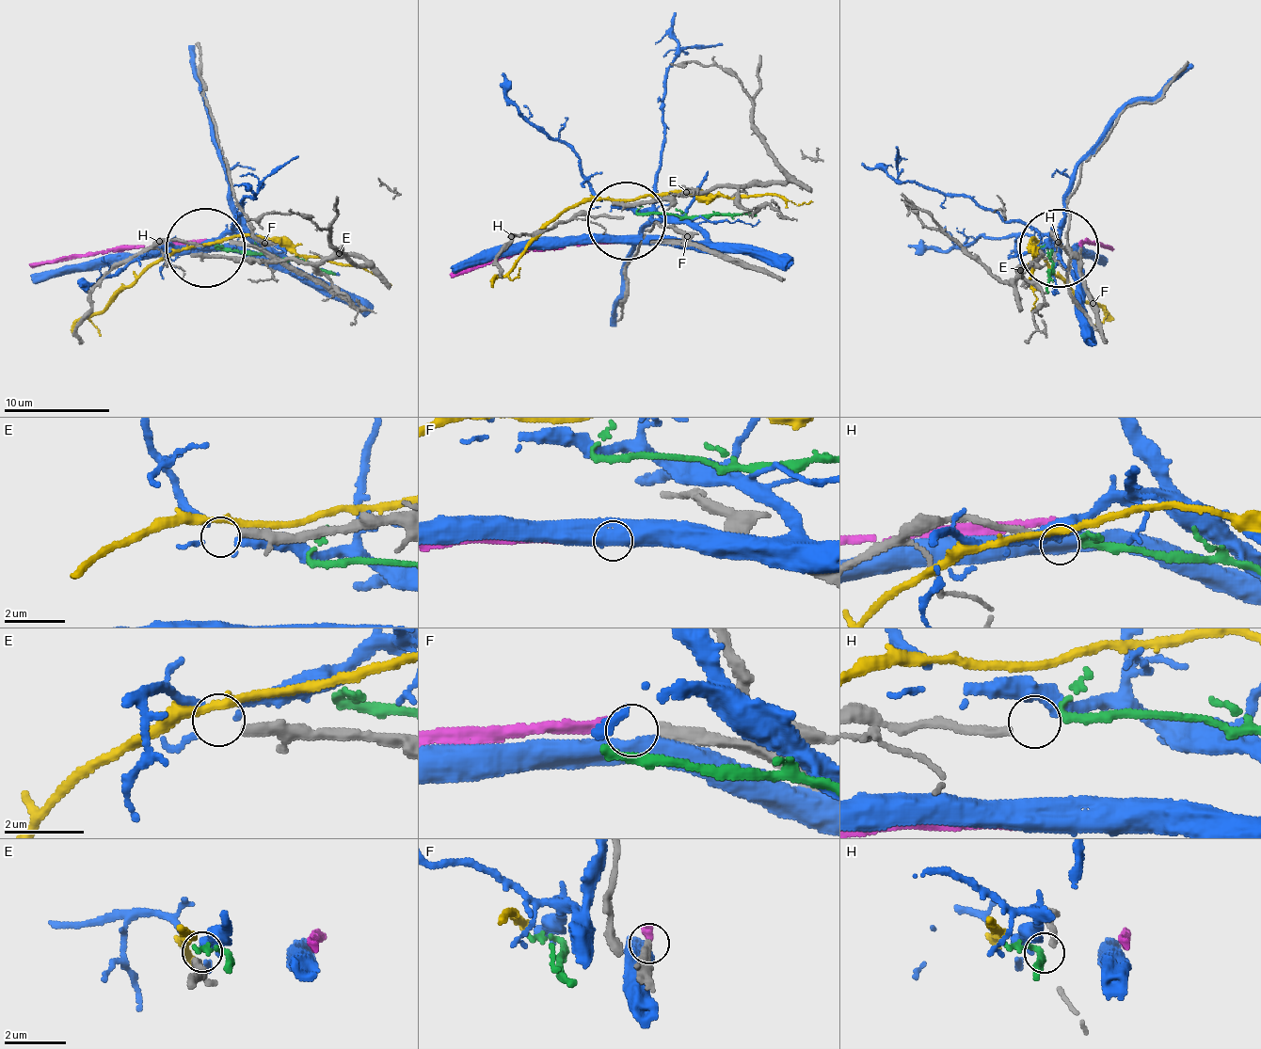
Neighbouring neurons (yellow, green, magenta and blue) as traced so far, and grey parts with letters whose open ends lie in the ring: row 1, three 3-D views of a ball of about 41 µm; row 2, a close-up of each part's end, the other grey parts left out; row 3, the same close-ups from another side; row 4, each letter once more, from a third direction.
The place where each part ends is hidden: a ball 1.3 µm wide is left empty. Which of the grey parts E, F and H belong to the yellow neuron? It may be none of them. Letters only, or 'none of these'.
none of these

